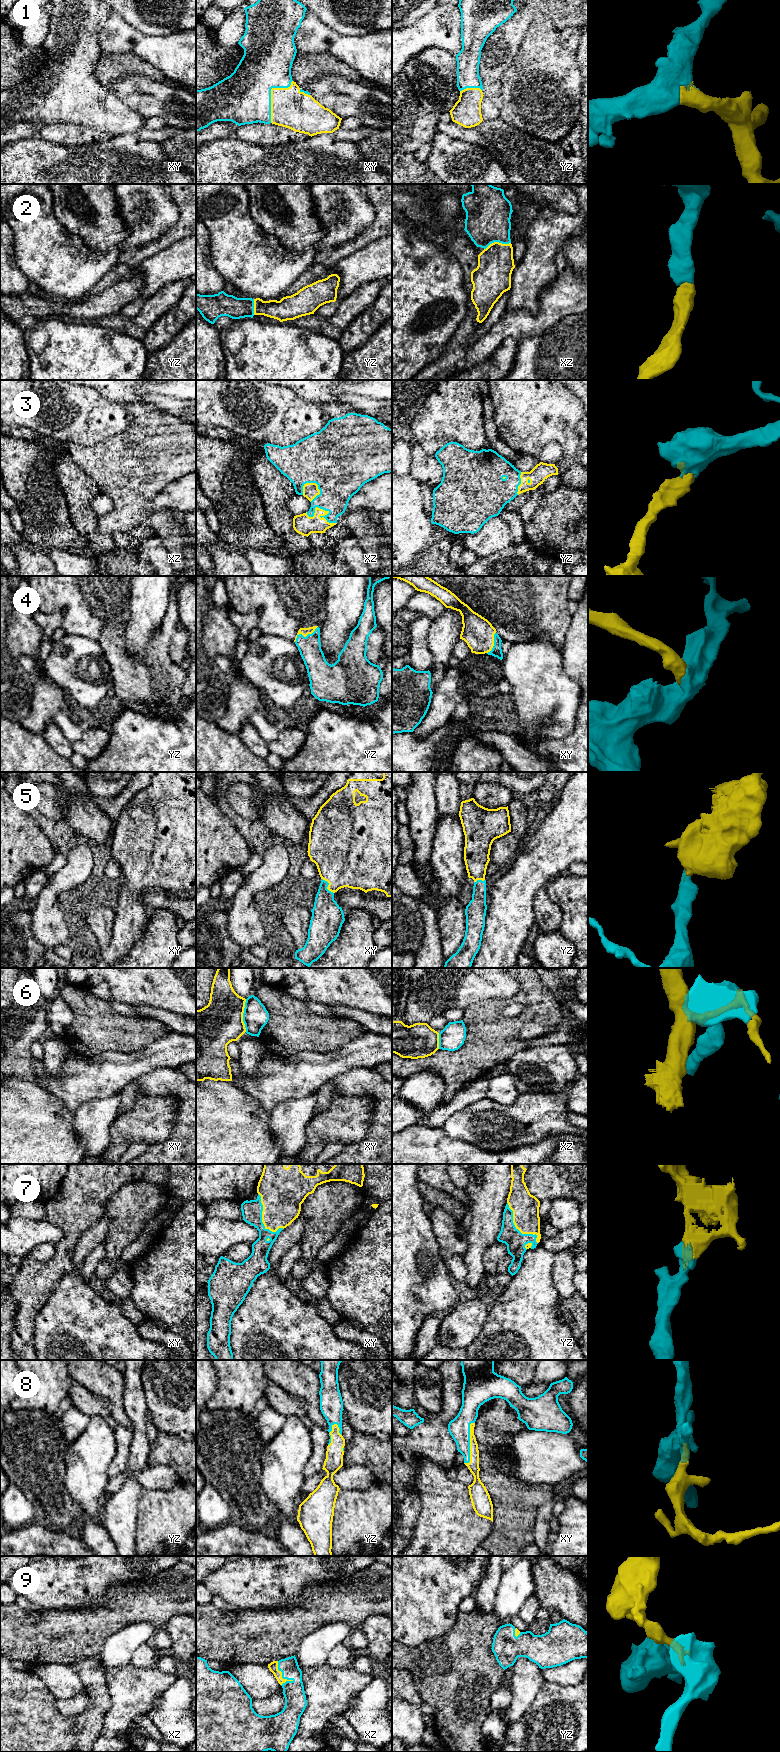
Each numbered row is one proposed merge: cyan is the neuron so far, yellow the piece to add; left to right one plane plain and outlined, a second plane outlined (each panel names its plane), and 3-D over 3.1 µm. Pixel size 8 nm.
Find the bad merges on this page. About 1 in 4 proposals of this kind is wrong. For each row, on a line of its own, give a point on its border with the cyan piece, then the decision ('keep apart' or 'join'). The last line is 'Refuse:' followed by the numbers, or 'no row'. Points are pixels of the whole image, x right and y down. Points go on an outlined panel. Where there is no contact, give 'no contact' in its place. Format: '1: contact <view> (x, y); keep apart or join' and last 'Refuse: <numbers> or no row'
1: contact xy (270, 94); join
2: contact xz (497, 241); join
3: contact xz (323, 509); join
4: contact yz (306, 636); join
5: contact xy (327, 886); join
6: contact xy (243, 1015); keep apart
7: contact yz (517, 1229); join
8: contact xy (469, 1443); join
9: contact xz (282, 1674); join
Refuse: 6

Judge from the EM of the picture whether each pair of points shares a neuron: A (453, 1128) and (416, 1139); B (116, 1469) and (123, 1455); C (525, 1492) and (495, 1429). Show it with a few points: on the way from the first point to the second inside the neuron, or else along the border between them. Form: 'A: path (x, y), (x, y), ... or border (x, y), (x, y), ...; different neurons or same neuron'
A: border (441, 1127), (451, 1138), (465, 1141); different neurons
B: path (117, 1466), (121, 1458); same neuron
C: path (508, 1480), (494, 1465), (491, 1457), (493, 1446); same neuron

